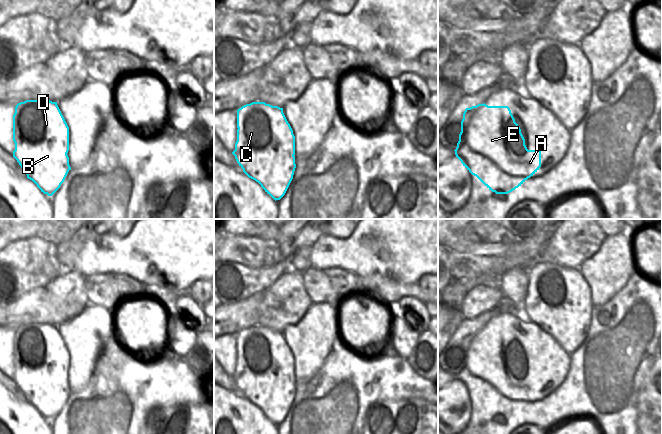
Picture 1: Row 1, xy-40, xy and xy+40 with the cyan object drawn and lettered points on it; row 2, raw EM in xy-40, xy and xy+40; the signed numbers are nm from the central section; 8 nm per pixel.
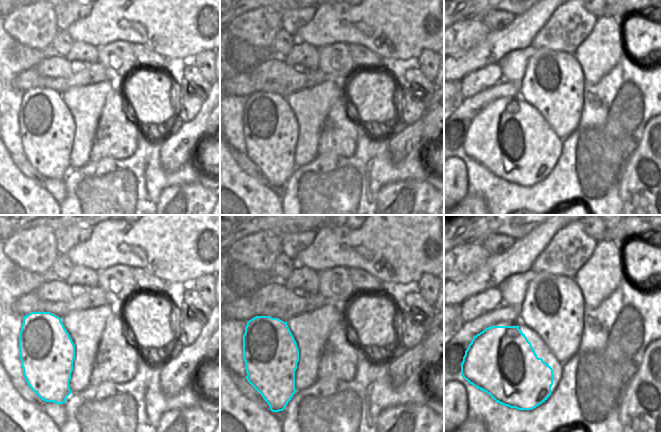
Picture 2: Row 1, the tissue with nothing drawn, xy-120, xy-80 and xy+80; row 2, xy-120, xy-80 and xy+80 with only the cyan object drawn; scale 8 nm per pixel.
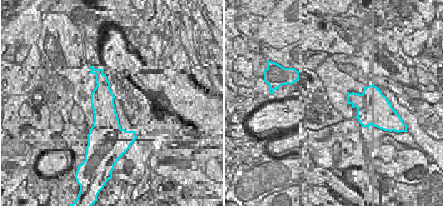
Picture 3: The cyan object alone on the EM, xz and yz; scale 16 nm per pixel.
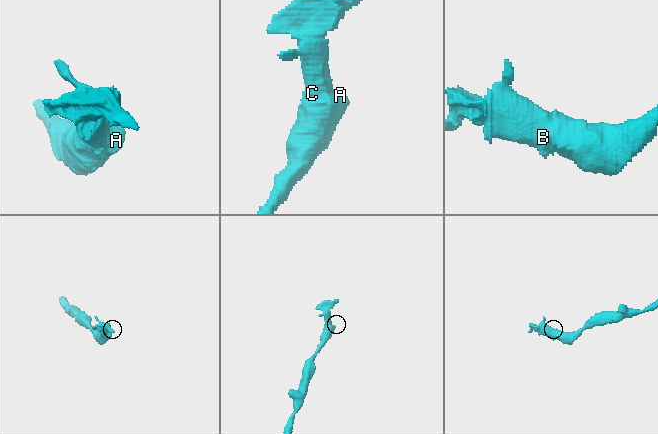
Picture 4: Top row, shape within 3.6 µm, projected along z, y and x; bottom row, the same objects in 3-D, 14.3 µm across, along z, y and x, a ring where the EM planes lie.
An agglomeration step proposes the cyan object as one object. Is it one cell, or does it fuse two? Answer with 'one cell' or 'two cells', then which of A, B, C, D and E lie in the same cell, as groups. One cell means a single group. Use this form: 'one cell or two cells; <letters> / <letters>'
two cells; A / B C D E

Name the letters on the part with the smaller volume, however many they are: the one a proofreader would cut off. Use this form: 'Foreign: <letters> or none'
Foreign: B, C, D, E

